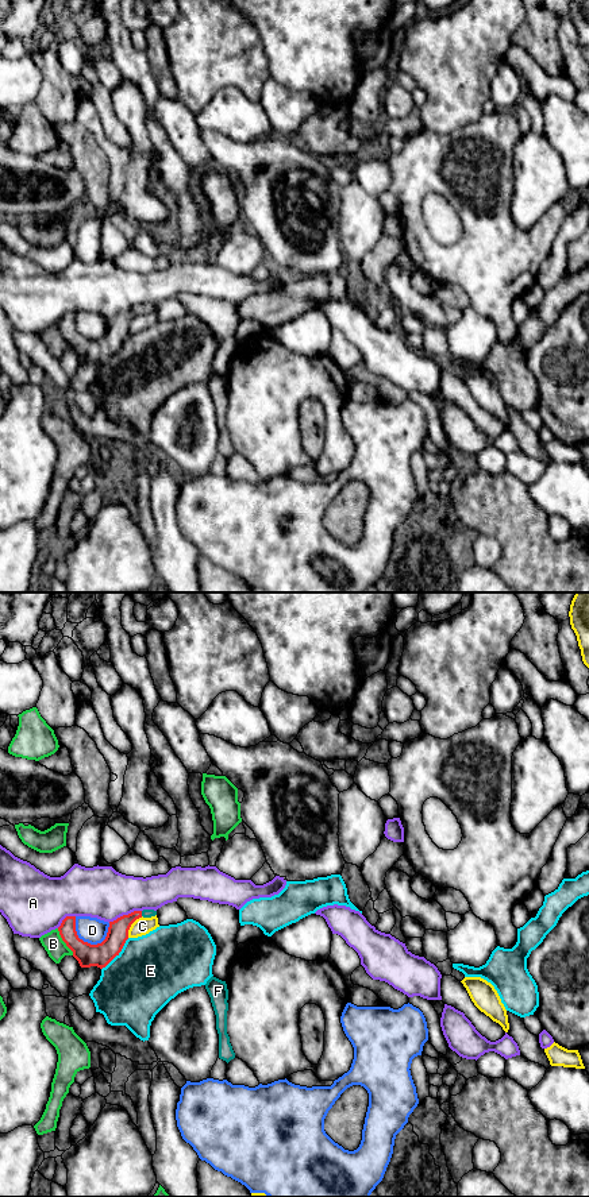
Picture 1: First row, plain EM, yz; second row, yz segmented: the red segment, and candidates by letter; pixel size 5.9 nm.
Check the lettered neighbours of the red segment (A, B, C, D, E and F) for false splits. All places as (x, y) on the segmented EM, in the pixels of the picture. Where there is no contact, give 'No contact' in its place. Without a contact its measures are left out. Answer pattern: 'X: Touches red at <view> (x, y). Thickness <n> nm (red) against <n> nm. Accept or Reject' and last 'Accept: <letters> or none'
A: Touches red at yz (124, 915). Thickness 130 nm (red) against 320 nm. Reject
B: Touches red at yz (64, 941). Thickness 140 nm (red) against 120 nm. Reject
C: Touches red at yz (130, 926). Thickness 140 nm (red) against 110 nm. Reject
D: Touches red at yz (81, 939). Thickness 140 nm (red) against 160 nm. Reject
E: Touches red at yz (116, 954). Thickness 140 nm (red) against 420 nm. Reject
F: Touches red at yz (141, 914). Thickness 130 nm (red) against 50 nm. Accept
Accept: F

